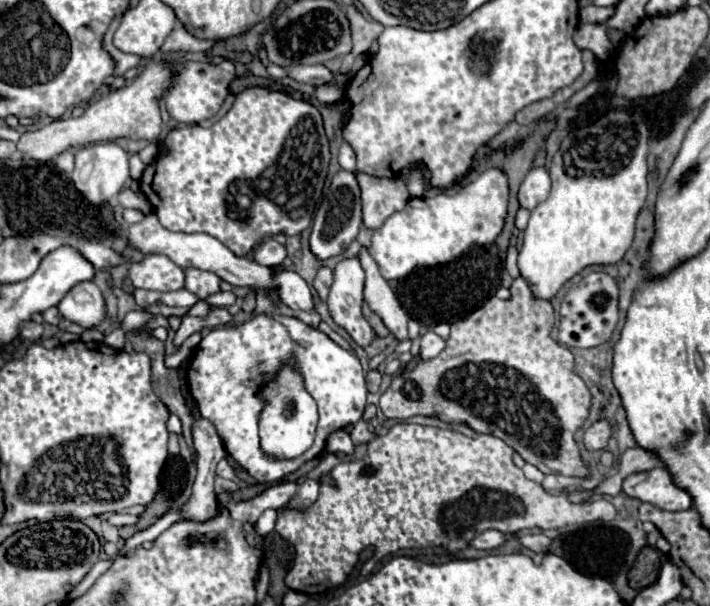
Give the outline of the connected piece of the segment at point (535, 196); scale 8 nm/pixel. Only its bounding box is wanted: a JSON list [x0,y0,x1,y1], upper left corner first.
[518,168,550,210]

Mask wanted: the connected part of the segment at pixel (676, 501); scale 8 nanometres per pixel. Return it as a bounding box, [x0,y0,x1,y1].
[624,466,692,510]

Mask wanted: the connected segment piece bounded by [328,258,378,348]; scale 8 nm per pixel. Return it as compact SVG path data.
M358 258L340 260L334 268L334 284L328 296L328 310L332 320L344 328L352 340L366 348L370 346L378 334L366 322L362 314L364 304L364 270Z

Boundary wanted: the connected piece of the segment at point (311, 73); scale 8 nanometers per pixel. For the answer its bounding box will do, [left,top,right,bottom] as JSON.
[286,64,334,86]

